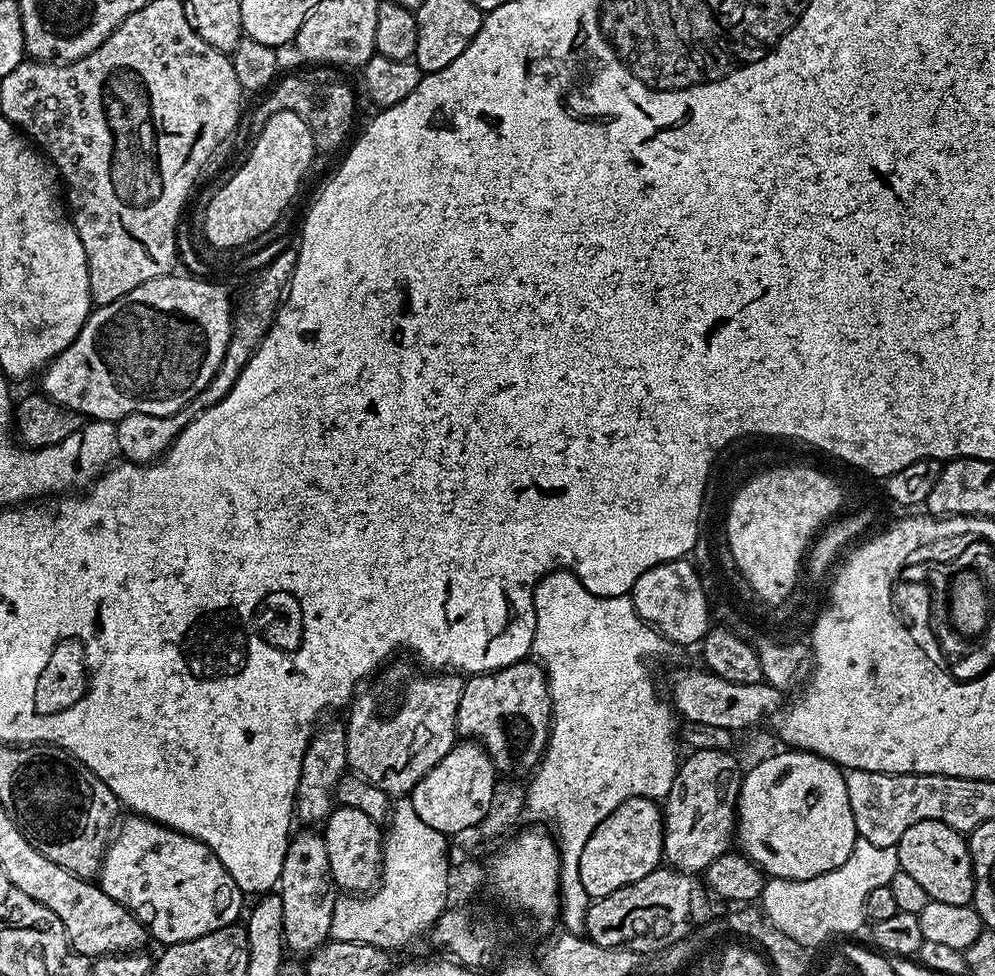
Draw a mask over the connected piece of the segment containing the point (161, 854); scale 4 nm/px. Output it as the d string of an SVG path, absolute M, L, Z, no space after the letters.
M132 814L127 818L129 820L125 819L119 825L109 843L100 867L98 883L103 892L114 898L114 902L126 906L126 910L140 919L153 941L161 940L164 946L190 942L190 938L202 938L202 934L222 930L222 926L230 926L241 919L245 911L245 893L241 892L234 878L230 878L226 866L218 862L218 854L214 854L210 846L178 830L167 828L165 824L147 820L145 816Z

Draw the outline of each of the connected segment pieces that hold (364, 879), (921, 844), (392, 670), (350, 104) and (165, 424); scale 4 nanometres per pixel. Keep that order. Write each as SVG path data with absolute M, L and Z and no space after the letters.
M343 806L333 807L332 813L322 825L326 842L326 858L330 858L330 874L337 889L344 894L367 894L380 882L380 864L384 861L384 837L381 825L375 824L370 814Z
M937 820L914 822L895 847L900 859L900 871L911 874L922 890L926 890L929 900L950 902L950 906L971 904L974 894L972 877L972 855L968 849L967 839Z
M389 663L367 685L368 689L365 687L357 691L346 712L348 724L346 723L344 733L349 769L366 782L378 786L378 790L382 790L390 798L404 798L430 770L434 770L434 766L438 766L438 762L442 762L442 758L446 758L446 754L450 754L450 750L458 742L456 715L464 680L456 674L433 674L431 671L421 670L415 663L396 663Z
M312 66L307 70L309 72L300 72L297 76L281 75L273 83L270 91L263 97L265 100L253 110L252 117L248 120L249 133L253 137L262 134L262 126L266 126L266 122L270 122L274 114L293 112L298 114L298 118L302 118L302 122L306 122L306 126L310 126L310 134L321 153L332 152L340 147L343 149L346 141L353 135L352 119L356 116L356 96L335 67Z
M284 248L264 269L260 272L260 277L252 284L252 289L245 294L241 300L237 299L234 304L234 315L232 317L232 337L228 343L226 354L214 374L214 378L198 394L191 405L183 408L181 412L175 412L169 416L155 416L154 414L130 414L126 418L115 421L116 425L116 447L119 455L125 461L134 464L151 464L160 459L172 443L176 441L176 436L187 424L196 417L197 412L205 412L207 408L213 408L238 382L238 374L246 370L246 362L258 350L262 338L270 330L270 326L275 322L276 316L280 313L280 306L284 303L288 294L288 284L292 281L294 266L296 265L296 248Z

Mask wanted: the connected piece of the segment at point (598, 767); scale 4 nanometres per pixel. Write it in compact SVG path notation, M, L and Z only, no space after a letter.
M561 570L549 572L547 576L543 576L537 582L532 597L536 611L536 625L532 631L531 655L548 674L548 689L552 699L552 731L548 733L548 747L544 749L544 758L531 777L531 779L533 778L532 785L527 785L526 788L526 812L528 816L530 814L536 820L549 820L552 823L553 829L551 828L551 831L554 833L554 839L560 850L560 910L558 916L561 921L564 919L563 927L567 931L580 934L584 932L584 923L590 903L586 890L582 890L582 878L578 878L578 858L582 858L582 849L585 848L590 834L594 834L596 827L610 814L614 814L614 810L618 810L618 806L622 806L622 802L635 796L660 802L668 795L678 767L678 755L676 756L678 716L673 705L667 699L660 700L660 692L656 689L656 680L652 677L652 668L648 665L655 656L663 654L666 641L655 628L644 623L644 619L636 613L631 595L599 596L598 594L590 594L590 590L586 590L586 586L582 586L582 582L575 574Z

